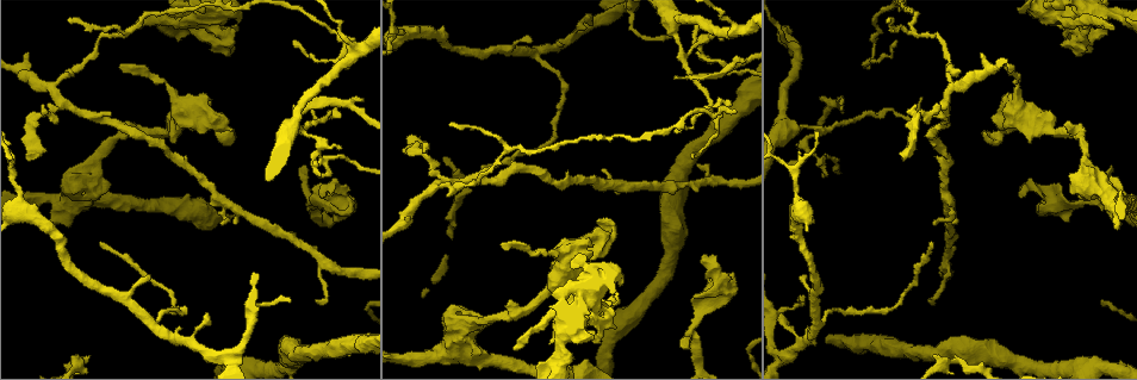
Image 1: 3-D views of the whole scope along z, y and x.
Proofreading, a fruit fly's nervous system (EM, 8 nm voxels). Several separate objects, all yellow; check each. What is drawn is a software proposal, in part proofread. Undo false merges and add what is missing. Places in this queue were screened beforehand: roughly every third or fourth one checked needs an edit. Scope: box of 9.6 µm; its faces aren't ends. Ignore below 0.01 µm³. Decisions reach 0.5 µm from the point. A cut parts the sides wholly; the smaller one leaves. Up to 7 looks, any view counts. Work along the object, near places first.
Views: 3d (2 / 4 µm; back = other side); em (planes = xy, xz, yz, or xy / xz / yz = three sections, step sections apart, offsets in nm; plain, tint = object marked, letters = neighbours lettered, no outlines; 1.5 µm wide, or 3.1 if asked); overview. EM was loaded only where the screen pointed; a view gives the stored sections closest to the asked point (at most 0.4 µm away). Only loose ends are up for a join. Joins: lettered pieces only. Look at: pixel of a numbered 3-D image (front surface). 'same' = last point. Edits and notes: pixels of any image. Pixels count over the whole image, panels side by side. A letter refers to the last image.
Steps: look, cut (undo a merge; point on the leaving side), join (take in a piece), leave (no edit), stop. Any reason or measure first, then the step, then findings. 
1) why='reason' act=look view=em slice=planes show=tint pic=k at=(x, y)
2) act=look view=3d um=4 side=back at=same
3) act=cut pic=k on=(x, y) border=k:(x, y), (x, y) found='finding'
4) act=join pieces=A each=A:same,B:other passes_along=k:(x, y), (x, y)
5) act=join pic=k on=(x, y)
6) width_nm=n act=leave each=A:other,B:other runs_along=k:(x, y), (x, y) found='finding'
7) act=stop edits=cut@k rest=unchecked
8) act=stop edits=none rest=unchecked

why='three-way junction' act=look view=3d um=4 side=back pic=1 at=(816, 325)

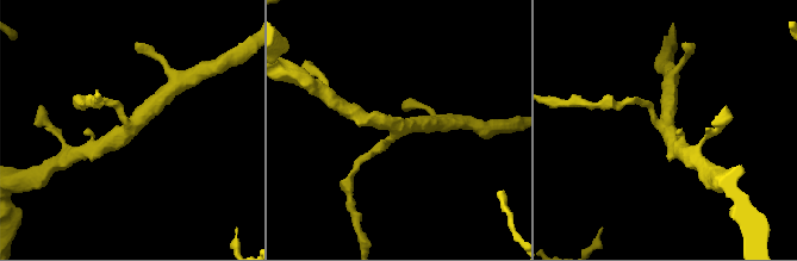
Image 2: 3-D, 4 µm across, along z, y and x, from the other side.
why='now the EM' act=look view=em slice=xy step=8 show=tint pic=2 at=(666, 125)

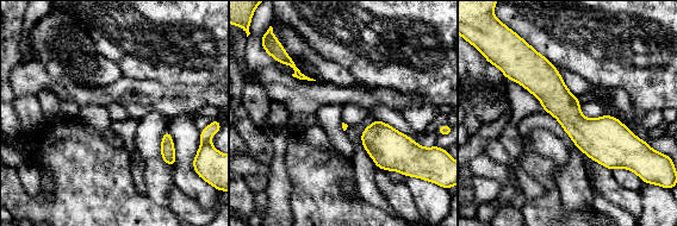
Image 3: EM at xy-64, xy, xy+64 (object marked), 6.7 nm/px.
act=look view=em slice=planes show=letters at=same

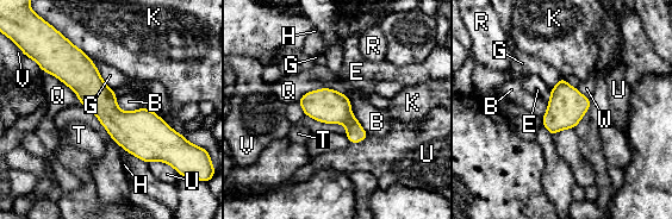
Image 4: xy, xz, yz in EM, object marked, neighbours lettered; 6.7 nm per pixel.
act=leave each=B:other,E:other,G:other,H:other,K:other,Q:other,R:other,T:other,U:other,V:other,W:other border=4:(116, 97), (122, 110), (141, 107) found='continuous, no second neuron'

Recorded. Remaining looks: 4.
why='free end' act=look view=3d um=2 pic=1 at=(27, 152)

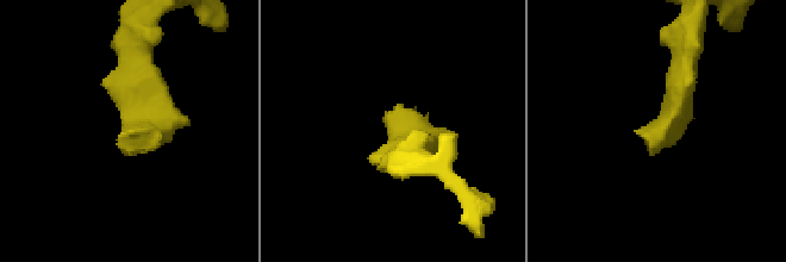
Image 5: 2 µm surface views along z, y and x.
act=look view=em um=3.1 slice=planes show=letters pic=5 at=(122, 136)

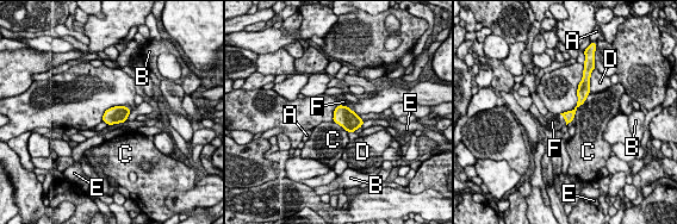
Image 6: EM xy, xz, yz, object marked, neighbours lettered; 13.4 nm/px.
act=join pieces=F each=A:other,B:other,C:other,D:other,E:other,F:same found='it goes on there'

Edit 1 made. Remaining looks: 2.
act=look view=overview

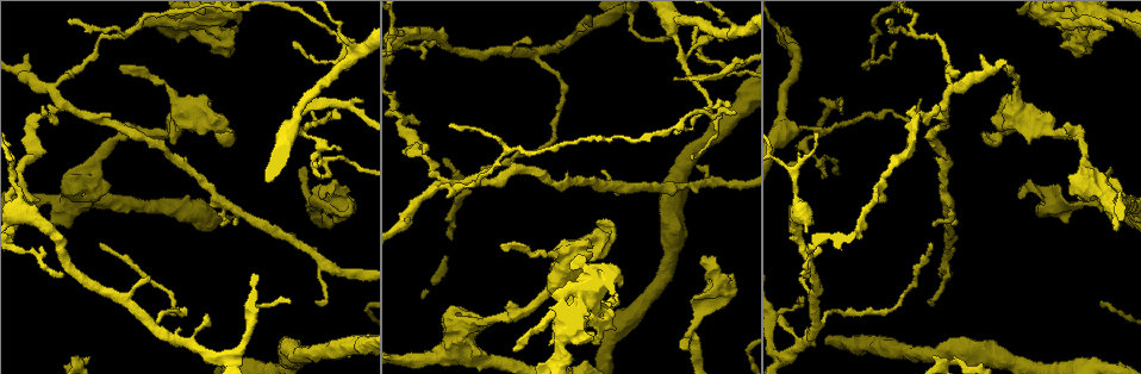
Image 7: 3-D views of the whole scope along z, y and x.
why='branch stops here' act=look view=em slice=planes show=letters pic=7 at=(1035, 213)

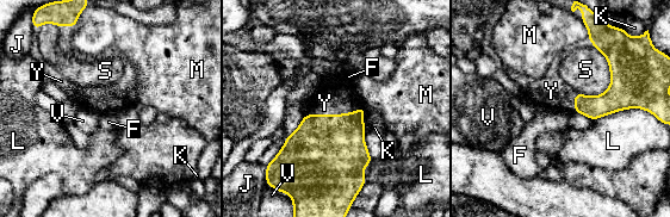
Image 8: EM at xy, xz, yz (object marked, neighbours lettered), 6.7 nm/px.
act=join pieces=Y each=F:other,J:other,K:other,L:other,M:other,S:other,V:other,Y:same passes_along=8:(327, 150), (335, 115), (336, 95) found='the neuron continues'

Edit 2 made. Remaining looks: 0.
act=stop edits=join@6,join@8 rest=unchecked

